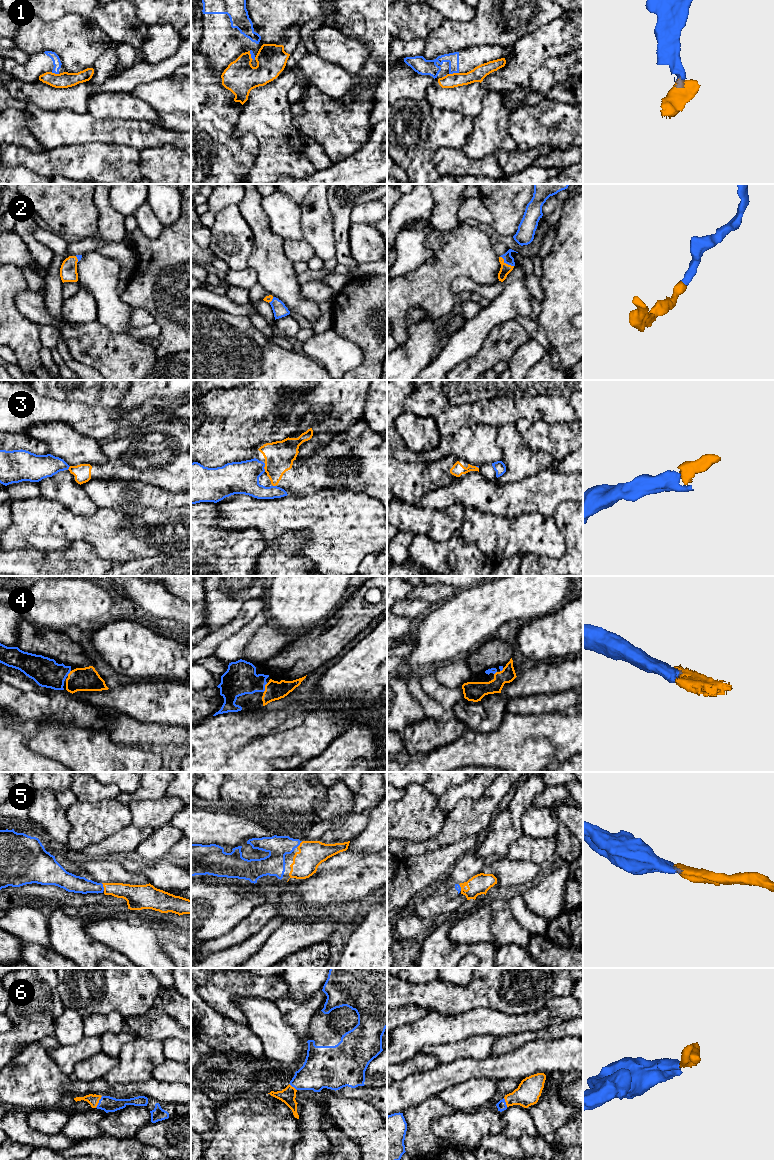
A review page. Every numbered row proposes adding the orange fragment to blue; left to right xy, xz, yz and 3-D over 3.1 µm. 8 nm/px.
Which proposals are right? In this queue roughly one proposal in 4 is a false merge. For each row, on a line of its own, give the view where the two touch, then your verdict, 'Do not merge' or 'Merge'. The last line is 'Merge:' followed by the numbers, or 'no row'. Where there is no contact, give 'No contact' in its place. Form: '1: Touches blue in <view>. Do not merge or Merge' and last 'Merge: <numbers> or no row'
1: Touches blue in yz. Do not merge
2: Touches blue in yz. Merge
3: Touches blue in xz. Merge
4: Touches blue in xz. Merge
5: Touches blue in xy. Merge
6: Touches blue in xy. Merge
Merge: 2, 3, 4, 5, 6

